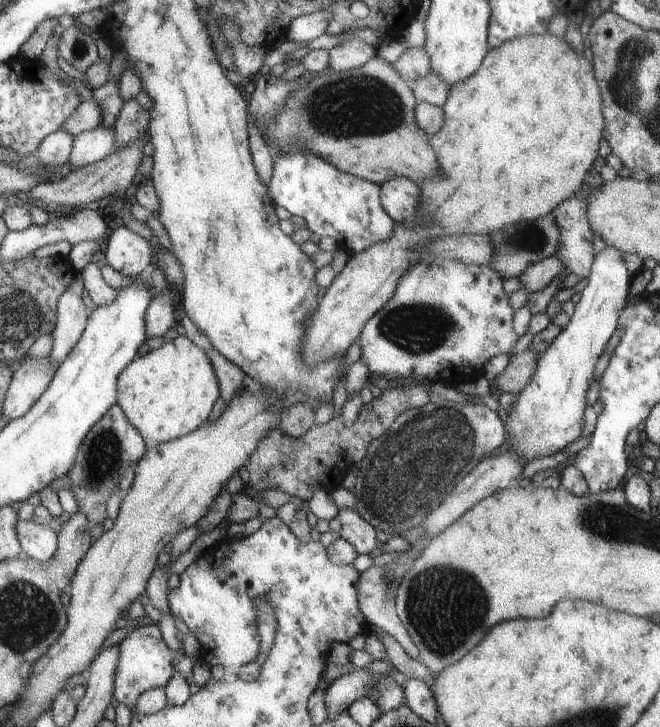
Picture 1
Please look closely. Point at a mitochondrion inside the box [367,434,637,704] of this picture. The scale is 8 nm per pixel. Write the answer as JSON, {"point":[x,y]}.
{"point":[435,600]}

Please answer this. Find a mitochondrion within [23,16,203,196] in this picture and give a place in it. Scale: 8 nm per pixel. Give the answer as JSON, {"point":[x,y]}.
{"point":[80,48]}

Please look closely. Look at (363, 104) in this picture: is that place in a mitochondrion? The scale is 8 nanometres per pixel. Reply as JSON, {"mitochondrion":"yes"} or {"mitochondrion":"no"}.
{"mitochondrion":"yes"}

